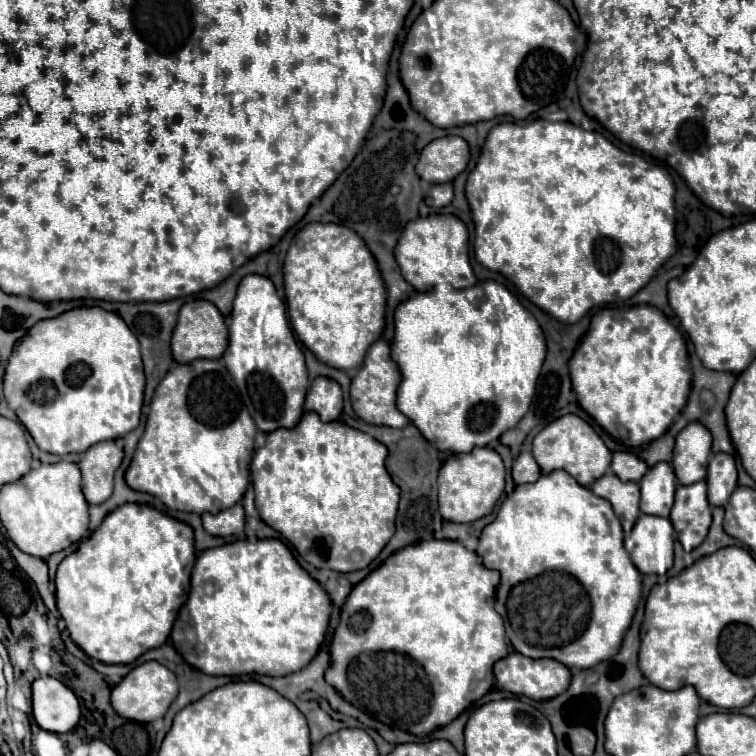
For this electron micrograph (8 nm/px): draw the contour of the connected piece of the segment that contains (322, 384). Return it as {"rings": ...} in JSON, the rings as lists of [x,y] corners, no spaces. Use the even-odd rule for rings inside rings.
{"rings":[[[316,377],[306,395],[306,411],[314,411],[322,421],[336,421],[342,413],[342,389],[328,377]]]}

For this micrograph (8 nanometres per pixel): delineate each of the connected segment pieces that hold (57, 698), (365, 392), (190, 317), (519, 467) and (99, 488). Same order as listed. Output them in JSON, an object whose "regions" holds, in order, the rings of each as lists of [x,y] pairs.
{"regions":[[[[42,675],[32,683],[32,715],[44,731],[68,733],[80,719],[80,703],[64,683]]],[[[376,341],[364,359],[364,365],[360,367],[360,371],[356,373],[356,377],[352,379],[352,387],[350,387],[350,399],[352,399],[352,407],[356,411],[356,415],[370,423],[370,425],[386,425],[392,429],[402,429],[410,423],[410,419],[406,415],[402,415],[396,407],[396,391],[398,385],[402,381],[400,369],[394,363],[394,359],[390,357],[390,345],[386,341]]],[[[194,299],[182,305],[178,325],[172,335],[172,355],[178,363],[190,363],[192,359],[220,359],[228,347],[228,327],[222,313],[214,303]]],[[[522,451],[516,461],[514,461],[514,467],[512,467],[512,477],[514,477],[514,483],[520,485],[520,483],[534,483],[538,477],[540,477],[540,467],[538,463],[534,461],[532,453],[530,451]]],[[[116,441],[92,445],[78,467],[82,471],[82,493],[88,503],[104,503],[112,495],[114,471],[120,467],[124,451]]]]}

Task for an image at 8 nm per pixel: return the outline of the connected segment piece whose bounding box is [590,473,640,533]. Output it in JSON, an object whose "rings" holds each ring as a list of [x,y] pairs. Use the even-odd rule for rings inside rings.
{"rings":[[[606,473],[602,475],[600,479],[596,479],[590,489],[612,503],[614,507],[614,513],[618,515],[622,527],[624,527],[624,533],[632,531],[638,515],[640,515],[640,487],[638,483],[624,483],[620,481],[614,473]]]}

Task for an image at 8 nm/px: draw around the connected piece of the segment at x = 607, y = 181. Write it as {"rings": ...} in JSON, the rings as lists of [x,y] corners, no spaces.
{"rings":[[[536,119],[530,123],[500,123],[492,127],[492,131],[488,133],[480,159],[466,181],[466,199],[468,199],[472,219],[476,225],[474,253],[484,267],[508,277],[520,289],[520,293],[524,293],[542,311],[546,311],[548,315],[556,317],[562,323],[576,323],[592,307],[612,301],[614,295],[620,299],[628,299],[634,293],[638,293],[654,277],[656,269],[676,253],[674,191],[676,189],[674,189],[672,177],[668,175],[664,167],[653,165],[639,155],[614,147],[604,135],[596,131],[586,131],[568,121],[550,123],[544,119]]]}

